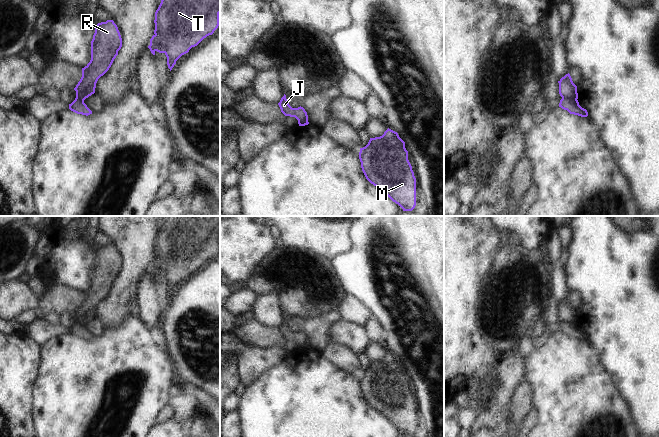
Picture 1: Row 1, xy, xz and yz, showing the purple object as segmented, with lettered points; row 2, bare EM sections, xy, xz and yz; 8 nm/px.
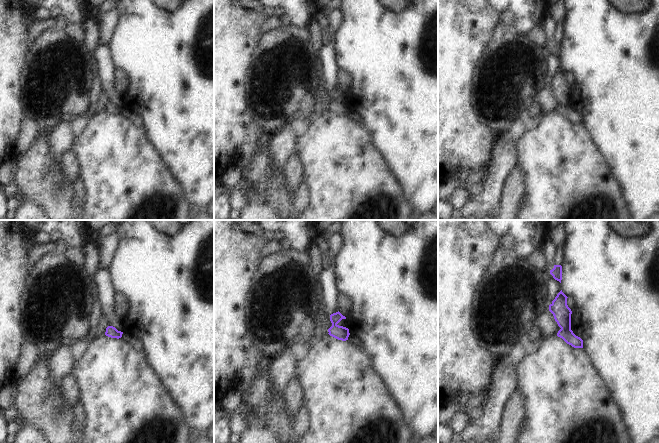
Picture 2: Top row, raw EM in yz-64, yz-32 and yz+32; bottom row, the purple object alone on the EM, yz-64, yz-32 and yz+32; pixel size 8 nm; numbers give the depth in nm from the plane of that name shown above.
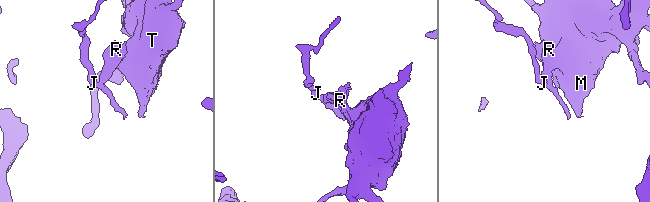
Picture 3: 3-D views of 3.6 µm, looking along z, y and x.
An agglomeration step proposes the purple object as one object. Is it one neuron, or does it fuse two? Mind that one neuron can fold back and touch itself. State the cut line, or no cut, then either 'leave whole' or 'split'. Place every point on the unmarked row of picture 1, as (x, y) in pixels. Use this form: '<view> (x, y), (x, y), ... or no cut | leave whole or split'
yz (562, 321), (576, 324) | split

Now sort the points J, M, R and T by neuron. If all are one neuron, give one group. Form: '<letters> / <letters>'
J / M R T

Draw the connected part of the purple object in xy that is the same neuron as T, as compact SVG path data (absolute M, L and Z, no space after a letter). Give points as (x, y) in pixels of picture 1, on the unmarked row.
M162 216L163 221L155 236L155 254L148 272L151 277L164 277L170 295L176 285L212 259L219 250L220 216Z

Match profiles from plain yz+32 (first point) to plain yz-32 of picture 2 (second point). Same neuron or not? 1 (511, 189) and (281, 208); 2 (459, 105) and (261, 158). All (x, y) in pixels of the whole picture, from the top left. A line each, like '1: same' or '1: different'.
1: different
2: different

